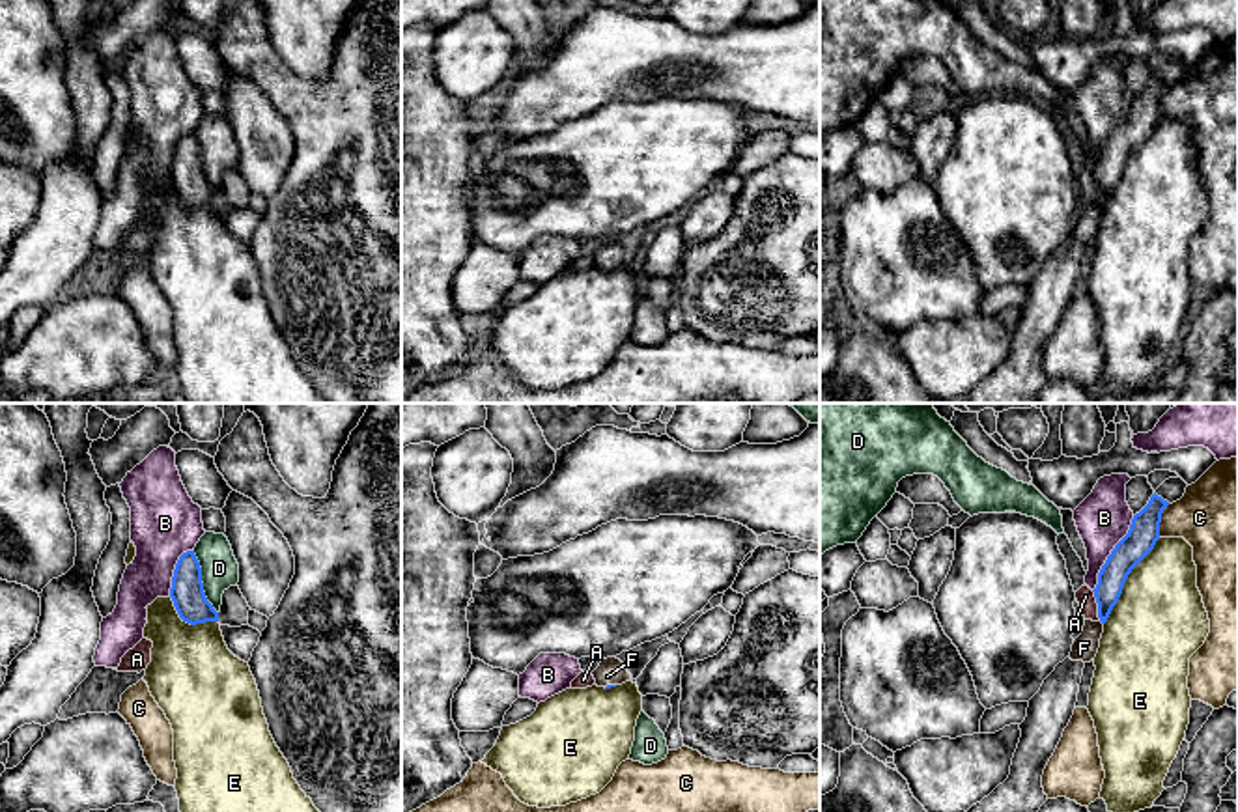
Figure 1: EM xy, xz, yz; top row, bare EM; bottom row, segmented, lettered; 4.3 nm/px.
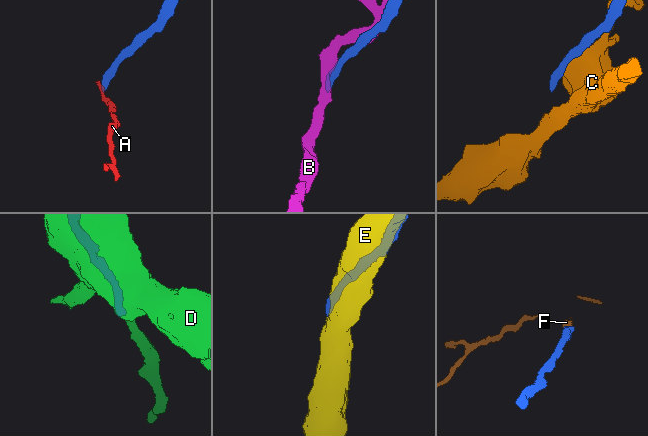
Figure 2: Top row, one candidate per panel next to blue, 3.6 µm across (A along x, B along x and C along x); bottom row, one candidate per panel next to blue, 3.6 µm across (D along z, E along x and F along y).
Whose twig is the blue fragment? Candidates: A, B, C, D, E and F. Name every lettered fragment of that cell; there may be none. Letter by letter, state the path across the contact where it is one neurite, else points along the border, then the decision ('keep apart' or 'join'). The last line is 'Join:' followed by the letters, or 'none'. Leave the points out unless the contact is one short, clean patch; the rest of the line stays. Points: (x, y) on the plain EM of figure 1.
A: border along yz (1091, 172), (1100, 202); keep apart
B: keep apart
C: keep apart
D: border along xy (193, 133), (200, 150), (204, 178), (217, 195); keep apart
E: keep apart
F: runs through xz (607, 267), (609, 267), (611, 252); join
Join: F

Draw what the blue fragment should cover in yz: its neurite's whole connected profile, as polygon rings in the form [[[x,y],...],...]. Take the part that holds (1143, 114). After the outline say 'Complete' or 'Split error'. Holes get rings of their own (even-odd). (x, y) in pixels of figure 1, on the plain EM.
[[[1156,75],[1148,86],[1133,97],[1128,116],[1115,127],[1098,155],[1098,166],[1092,172],[1098,185],[1098,200],[1107,203],[1117,187],[1124,164],[1132,151],[1154,131],[1160,121],[1161,95],[1169,88]]]. Complete

